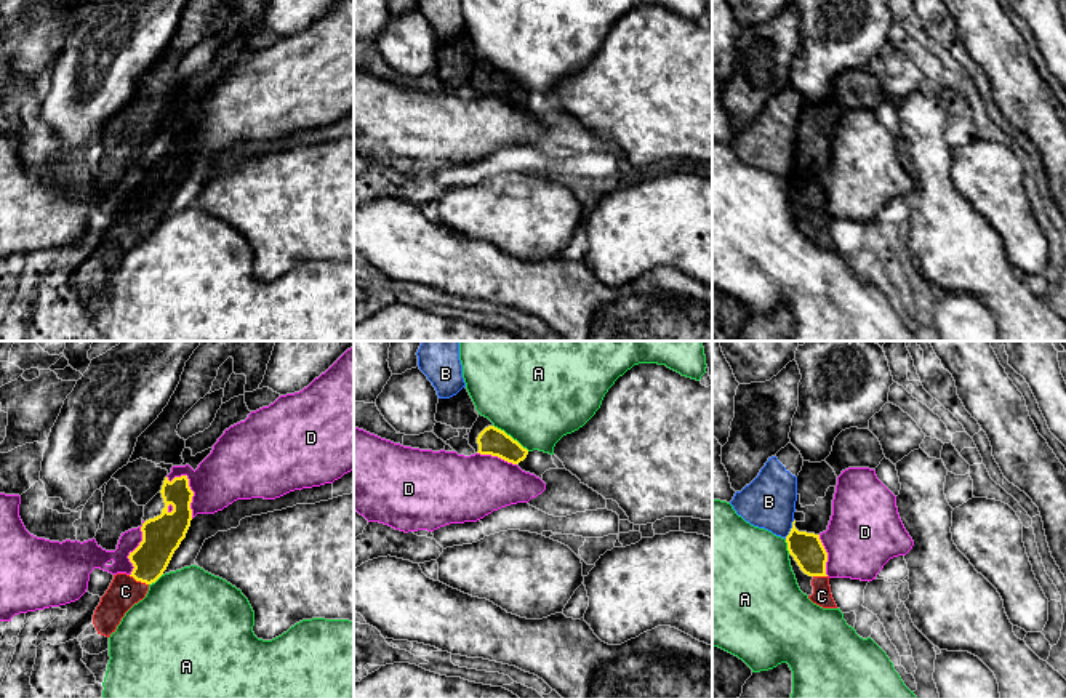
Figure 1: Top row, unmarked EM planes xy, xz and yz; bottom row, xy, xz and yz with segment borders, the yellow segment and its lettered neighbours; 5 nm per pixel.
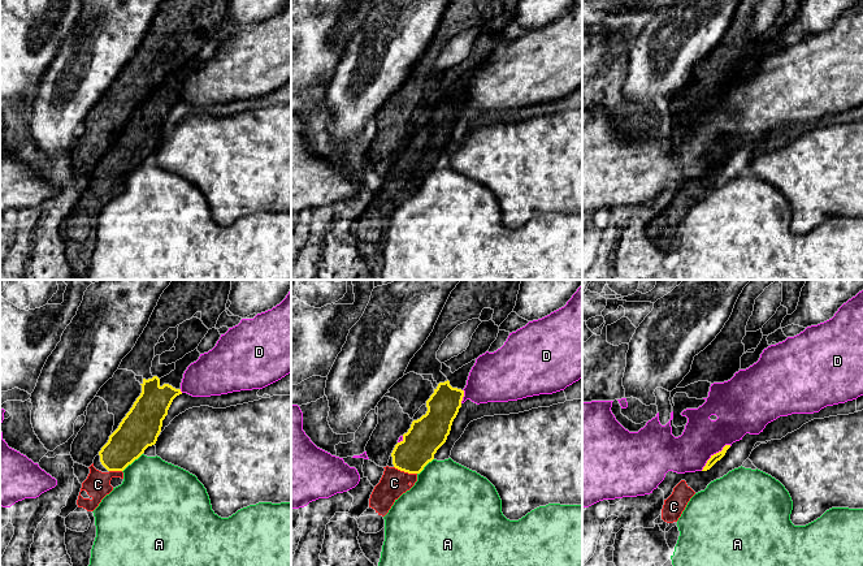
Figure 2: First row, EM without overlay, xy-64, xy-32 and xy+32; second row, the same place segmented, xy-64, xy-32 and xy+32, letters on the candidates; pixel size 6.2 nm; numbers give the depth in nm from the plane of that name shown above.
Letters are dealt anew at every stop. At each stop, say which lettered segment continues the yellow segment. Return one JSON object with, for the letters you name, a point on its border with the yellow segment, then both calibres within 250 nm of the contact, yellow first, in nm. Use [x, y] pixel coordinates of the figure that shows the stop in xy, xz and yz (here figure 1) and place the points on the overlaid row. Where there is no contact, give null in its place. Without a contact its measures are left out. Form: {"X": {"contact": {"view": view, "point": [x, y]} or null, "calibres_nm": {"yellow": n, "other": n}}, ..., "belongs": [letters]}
{"C": {"contact": {"view": "xy", "point": [138, 580]}, "calibres_nm": {"yellow": 190, "other": 160}}, "belongs": ["C"]}

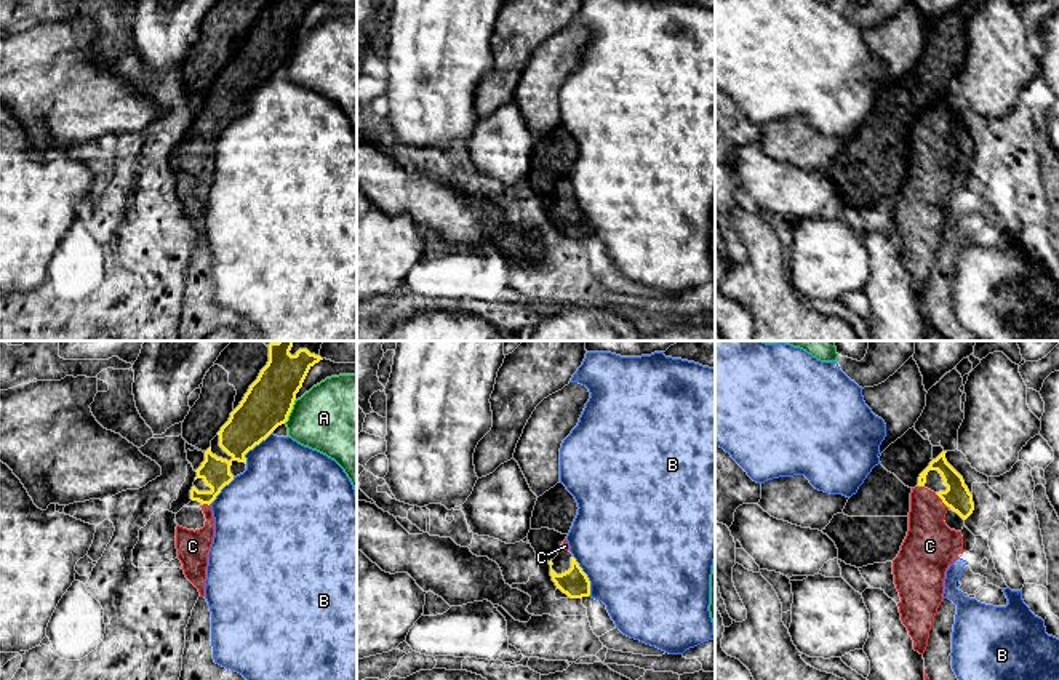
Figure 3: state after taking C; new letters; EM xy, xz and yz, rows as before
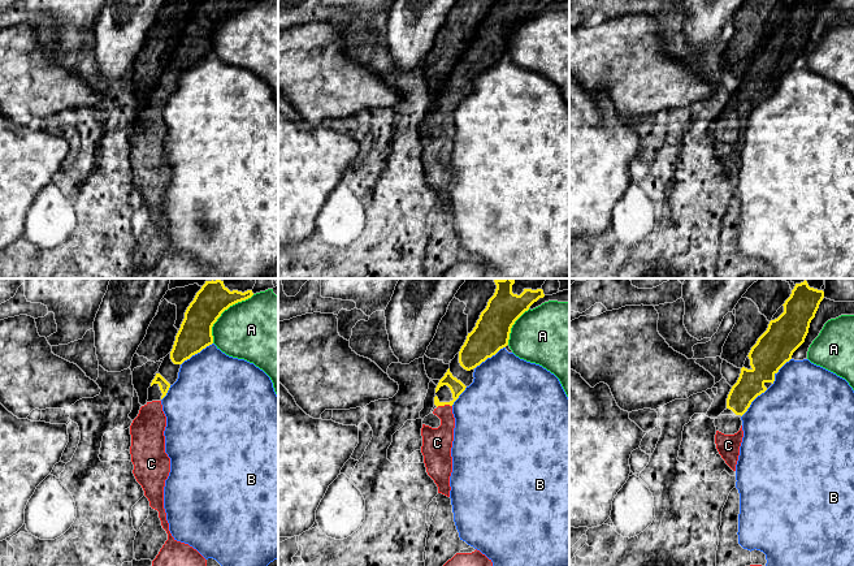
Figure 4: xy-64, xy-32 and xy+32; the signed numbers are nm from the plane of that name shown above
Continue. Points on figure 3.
{"C": {"contact": {"view": "yz", "point": [943, 501]}, "calibres_nm": {"yellow": 140, "other": 260}}, "belongs": ["C"]}

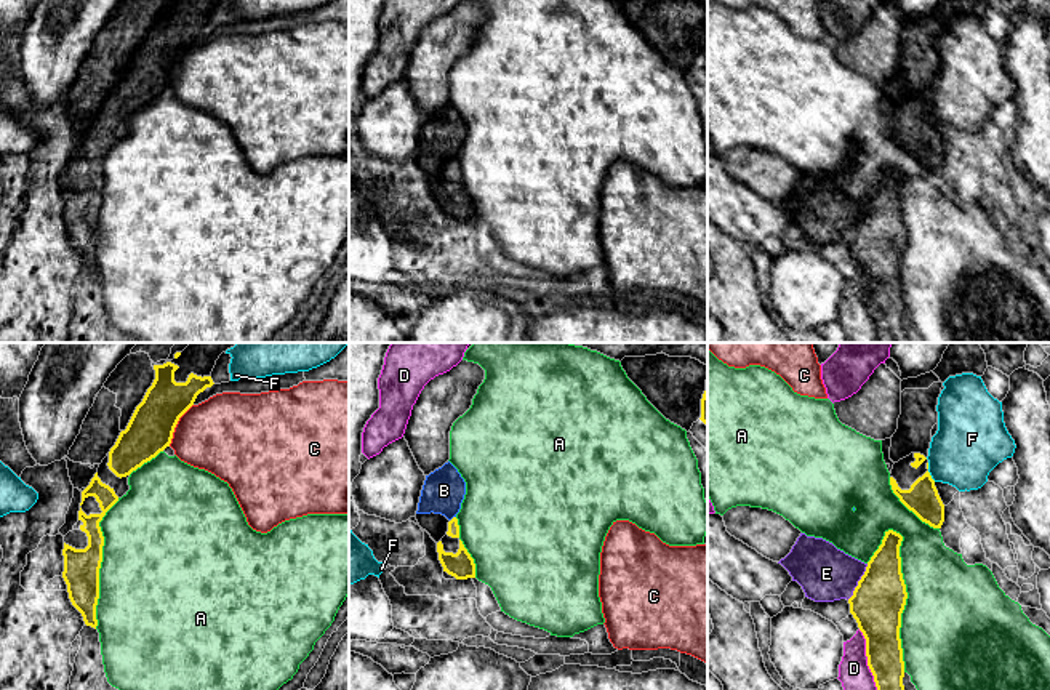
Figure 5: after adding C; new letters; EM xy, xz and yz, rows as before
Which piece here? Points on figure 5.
{"belongs": []}

